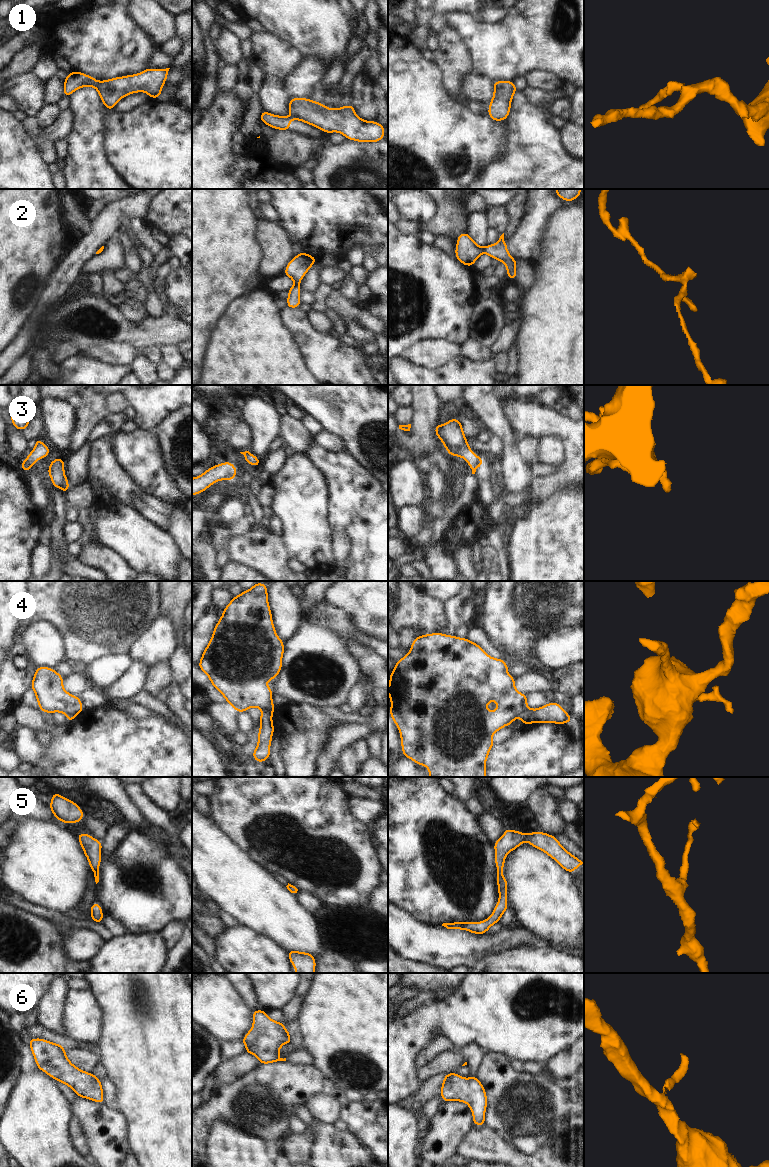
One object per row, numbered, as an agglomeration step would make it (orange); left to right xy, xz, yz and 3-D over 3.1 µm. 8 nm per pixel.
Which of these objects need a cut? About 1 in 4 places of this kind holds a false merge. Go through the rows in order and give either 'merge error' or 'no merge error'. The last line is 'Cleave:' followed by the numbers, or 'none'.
1: merge error
2: no merge error
3: no merge error
4: merge error
5: no merge error
6: merge error
Cleave: 1, 4, 6

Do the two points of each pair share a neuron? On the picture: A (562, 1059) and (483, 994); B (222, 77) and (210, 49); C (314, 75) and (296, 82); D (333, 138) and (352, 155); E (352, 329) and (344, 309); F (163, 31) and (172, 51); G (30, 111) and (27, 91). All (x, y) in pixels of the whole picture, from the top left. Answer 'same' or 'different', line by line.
A: different
B: different
C: same
D: different
E: different
F: different
G: same

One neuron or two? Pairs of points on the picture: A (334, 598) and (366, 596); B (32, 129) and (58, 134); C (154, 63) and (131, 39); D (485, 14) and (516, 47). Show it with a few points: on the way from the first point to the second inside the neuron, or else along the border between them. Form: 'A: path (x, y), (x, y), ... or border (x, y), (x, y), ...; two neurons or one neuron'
A: path (342, 596), (358, 596); one neuron
B: border (42, 129), (42, 136), (53, 143); two neurons
C: border (157, 48), (149, 58), (148, 67); two neurons
D: border (507, 10), (495, 22), (478, 22), (472, 16); two neurons

